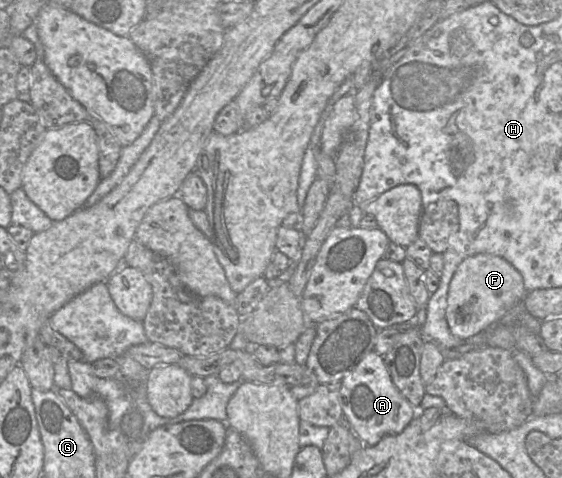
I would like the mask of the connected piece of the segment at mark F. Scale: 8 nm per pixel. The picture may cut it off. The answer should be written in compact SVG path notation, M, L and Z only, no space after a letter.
M480 253L464 259L449 285L446 319L451 333L463 340L485 332L512 308L521 305L527 290L521 273L503 257Z

